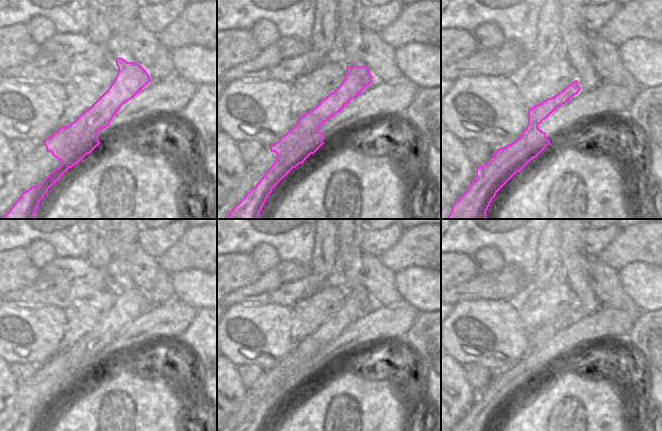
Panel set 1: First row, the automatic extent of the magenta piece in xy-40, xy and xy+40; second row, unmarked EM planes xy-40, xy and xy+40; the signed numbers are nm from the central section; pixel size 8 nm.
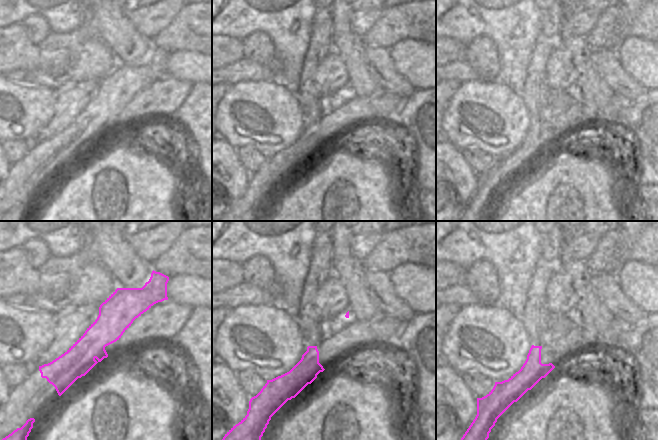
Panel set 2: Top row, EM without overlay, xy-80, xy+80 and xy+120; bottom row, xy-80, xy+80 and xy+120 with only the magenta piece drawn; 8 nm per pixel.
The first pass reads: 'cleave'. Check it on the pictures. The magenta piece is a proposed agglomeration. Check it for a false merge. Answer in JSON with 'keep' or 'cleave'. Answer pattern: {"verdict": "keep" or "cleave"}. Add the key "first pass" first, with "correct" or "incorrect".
{"first pass": "correct", "verdict": "cleave"}

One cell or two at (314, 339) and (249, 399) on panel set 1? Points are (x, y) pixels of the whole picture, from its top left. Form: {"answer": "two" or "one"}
{"answer": "one"}

